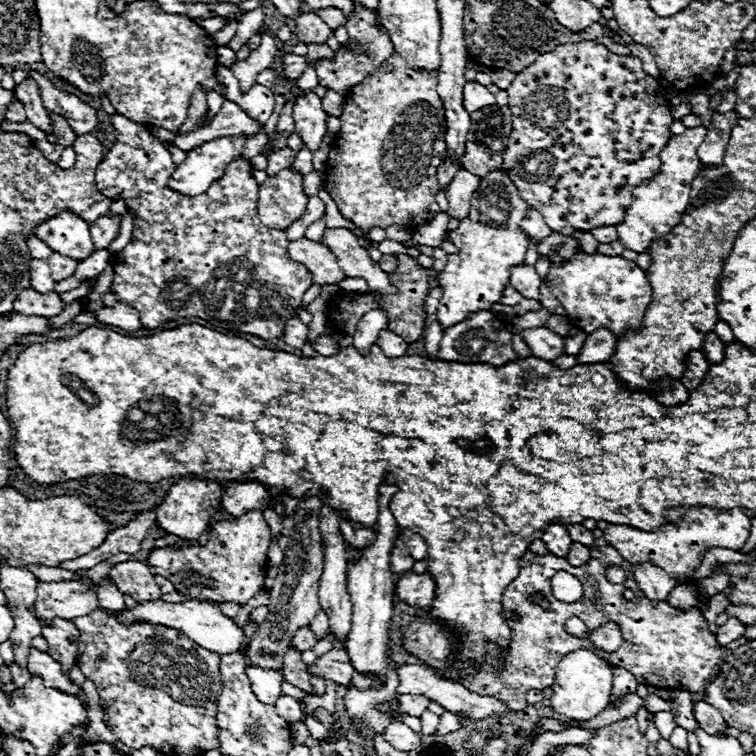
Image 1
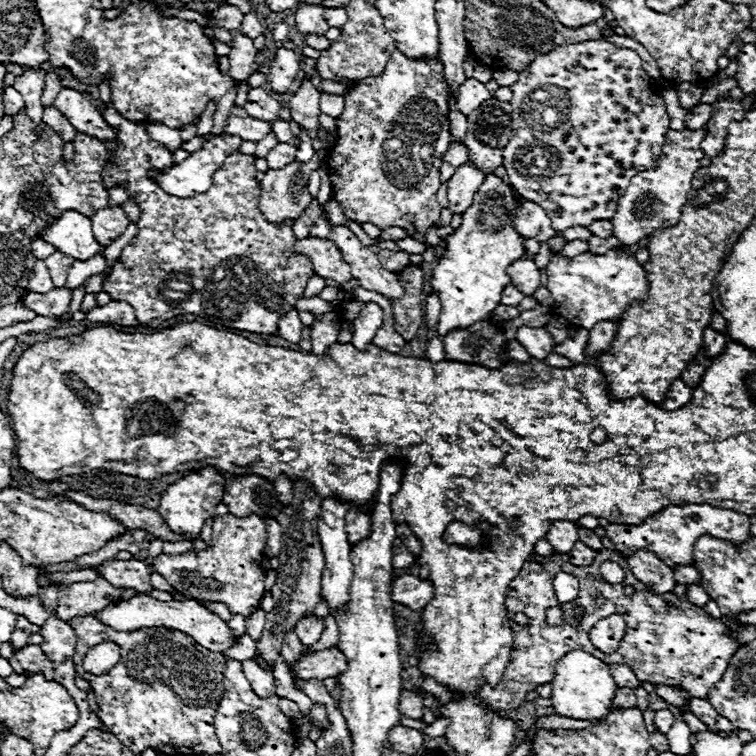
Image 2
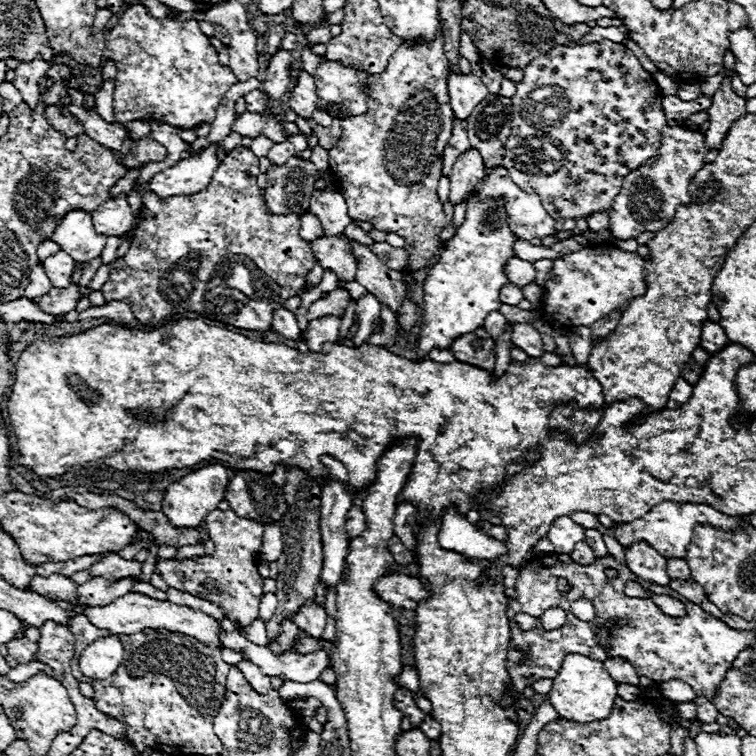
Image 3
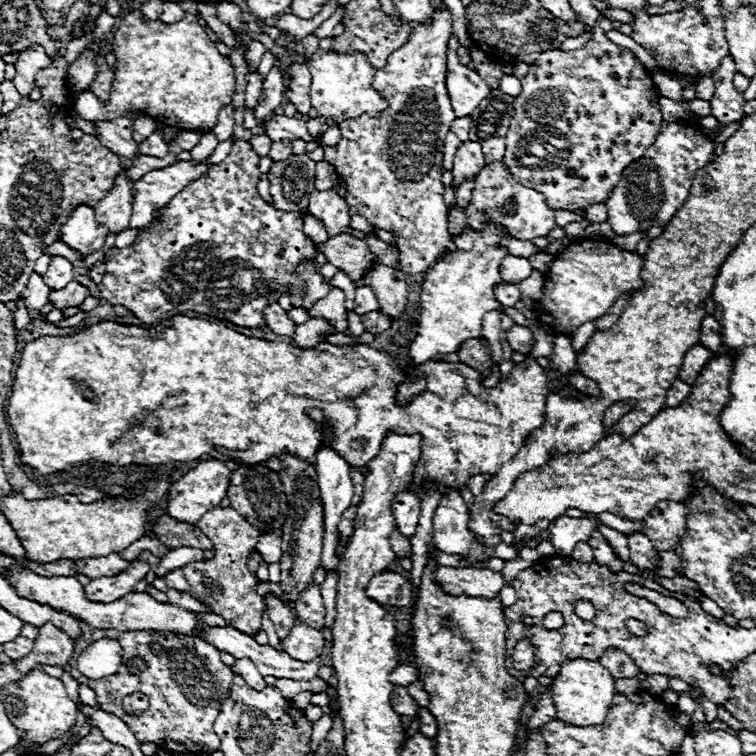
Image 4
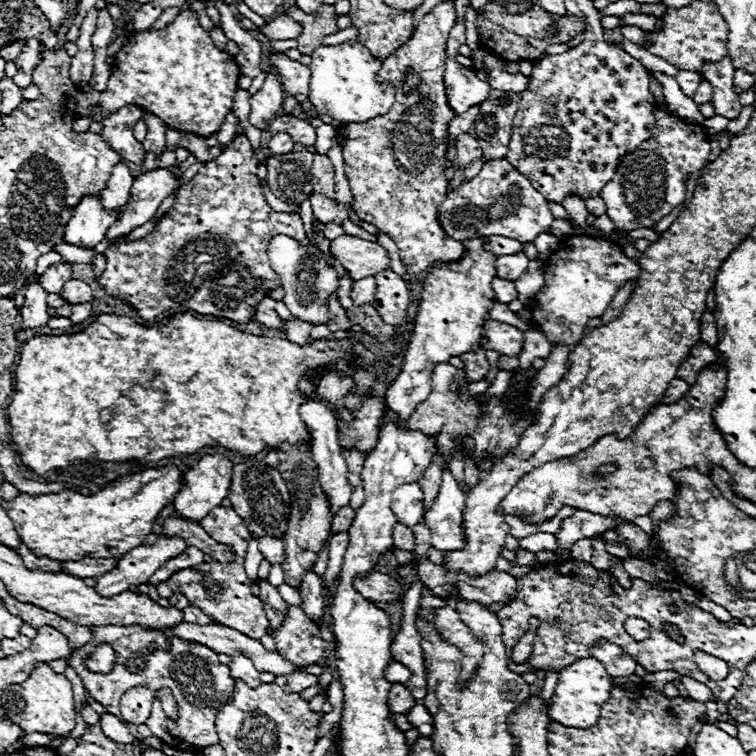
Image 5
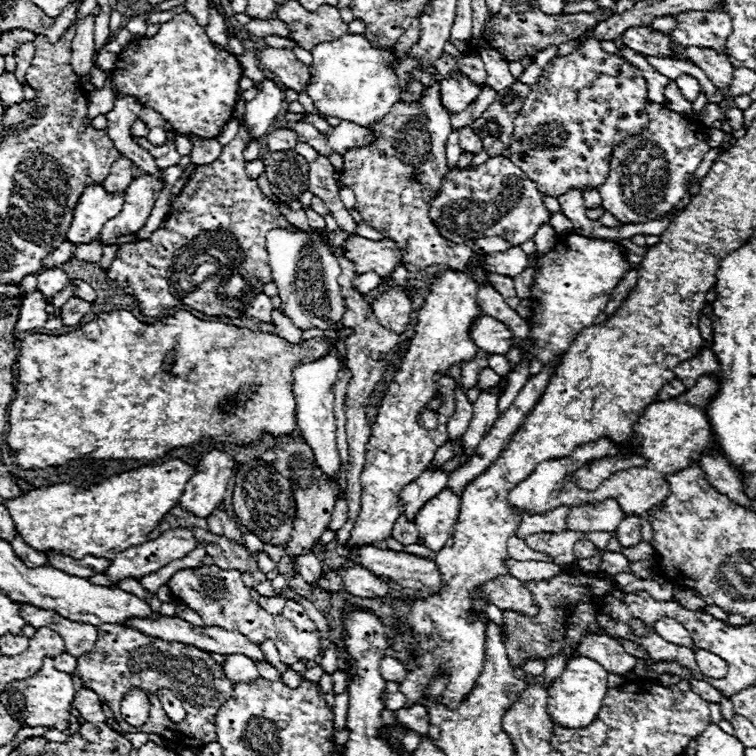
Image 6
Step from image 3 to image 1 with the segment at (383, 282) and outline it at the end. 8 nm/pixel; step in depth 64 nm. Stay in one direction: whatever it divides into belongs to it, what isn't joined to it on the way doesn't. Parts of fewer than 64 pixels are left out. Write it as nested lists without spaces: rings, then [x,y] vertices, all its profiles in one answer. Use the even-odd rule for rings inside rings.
[[[326,228],[320,240],[330,246],[330,252],[338,258],[338,266],[346,276],[362,276],[368,282],[370,290],[378,292],[394,292],[396,288],[390,284],[388,274],[382,272],[368,256],[368,250],[360,246],[358,238],[346,228]]]

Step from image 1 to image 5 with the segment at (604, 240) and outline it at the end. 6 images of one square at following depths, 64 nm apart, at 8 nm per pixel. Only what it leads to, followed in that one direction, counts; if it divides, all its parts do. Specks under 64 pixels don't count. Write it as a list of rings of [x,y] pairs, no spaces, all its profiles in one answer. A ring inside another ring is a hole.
[[[588,198],[588,200],[586,200],[586,208],[588,208],[588,212],[594,214],[596,218],[606,214],[606,206],[604,206],[602,198]]]

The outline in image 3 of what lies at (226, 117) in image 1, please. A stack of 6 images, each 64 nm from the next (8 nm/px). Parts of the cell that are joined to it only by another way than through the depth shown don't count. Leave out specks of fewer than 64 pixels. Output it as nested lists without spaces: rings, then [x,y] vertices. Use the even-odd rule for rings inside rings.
[[[244,112],[244,114],[240,114],[240,116],[234,118],[232,132],[240,134],[240,136],[248,136],[248,138],[266,136],[266,138],[270,138],[270,140],[274,140],[274,142],[282,142],[282,140],[284,140],[284,132],[288,132],[288,134],[298,134],[298,128],[296,128],[296,124],[292,124],[292,122],[288,122],[286,128],[282,128],[282,126],[276,124],[276,120],[272,120],[272,118]]]

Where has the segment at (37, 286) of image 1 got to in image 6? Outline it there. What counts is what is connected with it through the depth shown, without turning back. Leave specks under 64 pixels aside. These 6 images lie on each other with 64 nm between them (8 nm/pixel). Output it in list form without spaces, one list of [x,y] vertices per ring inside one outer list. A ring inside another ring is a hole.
[[[32,290],[22,298],[22,310],[20,310],[20,318],[16,322],[14,334],[44,328],[46,320],[48,320],[46,300],[42,298],[42,294],[38,294],[38,290]]]

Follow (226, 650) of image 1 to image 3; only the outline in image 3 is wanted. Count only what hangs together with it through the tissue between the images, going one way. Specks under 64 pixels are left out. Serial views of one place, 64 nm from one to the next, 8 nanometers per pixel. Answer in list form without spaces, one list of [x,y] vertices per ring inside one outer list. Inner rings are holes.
[[[126,594],[118,600],[114,600],[112,604],[108,606],[100,606],[100,608],[84,608],[84,610],[76,610],[78,614],[84,614],[90,618],[90,622],[98,628],[106,628],[106,630],[112,630],[112,634],[136,634],[140,630],[146,630],[146,628],[166,628],[166,630],[172,630],[172,632],[180,632],[180,634],[186,634],[186,636],[192,636],[192,638],[198,638],[198,642],[206,644],[206,646],[214,646],[214,648],[222,648],[222,642],[218,638],[218,630],[220,624],[216,618],[204,614],[202,610],[196,610],[196,608],[190,608],[190,606],[178,606],[174,602],[162,602],[162,600],[154,600],[150,596],[144,596],[144,594]]]

